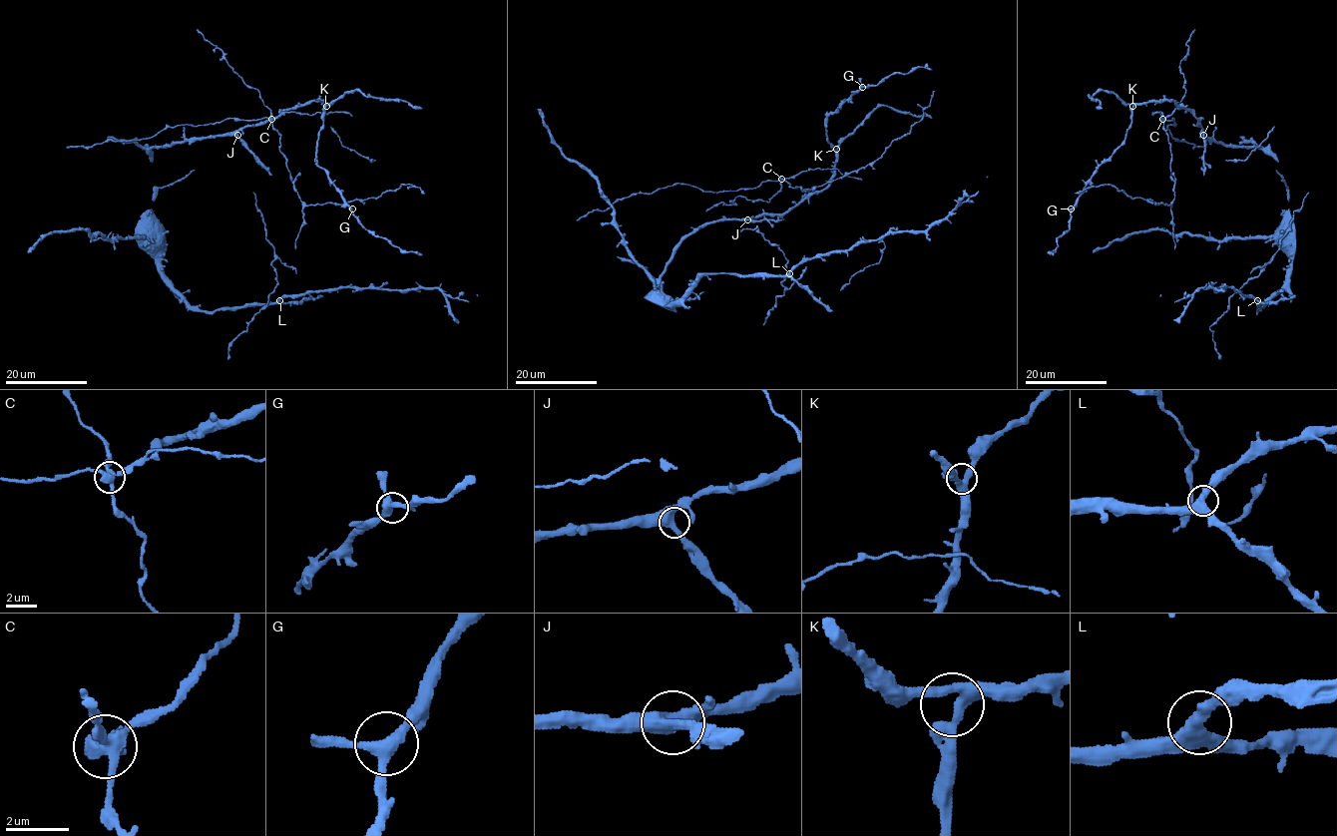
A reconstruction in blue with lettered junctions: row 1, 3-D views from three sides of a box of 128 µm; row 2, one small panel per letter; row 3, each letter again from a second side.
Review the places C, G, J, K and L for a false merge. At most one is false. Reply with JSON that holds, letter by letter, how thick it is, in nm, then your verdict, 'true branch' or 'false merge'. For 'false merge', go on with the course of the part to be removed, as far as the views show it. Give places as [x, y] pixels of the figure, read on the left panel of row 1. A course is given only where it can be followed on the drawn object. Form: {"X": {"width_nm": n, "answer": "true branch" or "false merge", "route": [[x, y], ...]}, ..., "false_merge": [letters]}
{"C": {"width_nm": 380, "answer": "false merge", "route": [[271, 119], [227, 118], [209, 124], [166, 127], [141, 140], [107, 140], [93, 146], [66, 148]]}, "G": {"width_nm": 360, "answer": "true branch"}, "J": {"width_nm": 420, "answer": "true branch"}, "K": {"width_nm": 360, "answer": "true branch"}, "L": {"width_nm": 380, "answer": "true branch"}, "false_merge": ["C"]}

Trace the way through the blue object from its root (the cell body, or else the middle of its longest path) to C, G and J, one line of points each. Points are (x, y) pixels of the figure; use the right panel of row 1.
C: (1240, 148), (1208, 140), (1197, 119), (1173, 101), (1154, 105), (1151, 114), (1159, 112), (1163, 119)
G: (1240, 148), (1225, 147), (1208, 140), (1197, 119), (1173, 101), (1136, 104), (1124, 143), (1095, 170), (1071, 208)
J: (1240, 148), (1211, 142), (1203, 135)

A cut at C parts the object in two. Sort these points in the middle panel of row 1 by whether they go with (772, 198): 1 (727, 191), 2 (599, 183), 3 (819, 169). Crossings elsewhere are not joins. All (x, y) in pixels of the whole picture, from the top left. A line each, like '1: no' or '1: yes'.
1: no
2: yes
3: no

